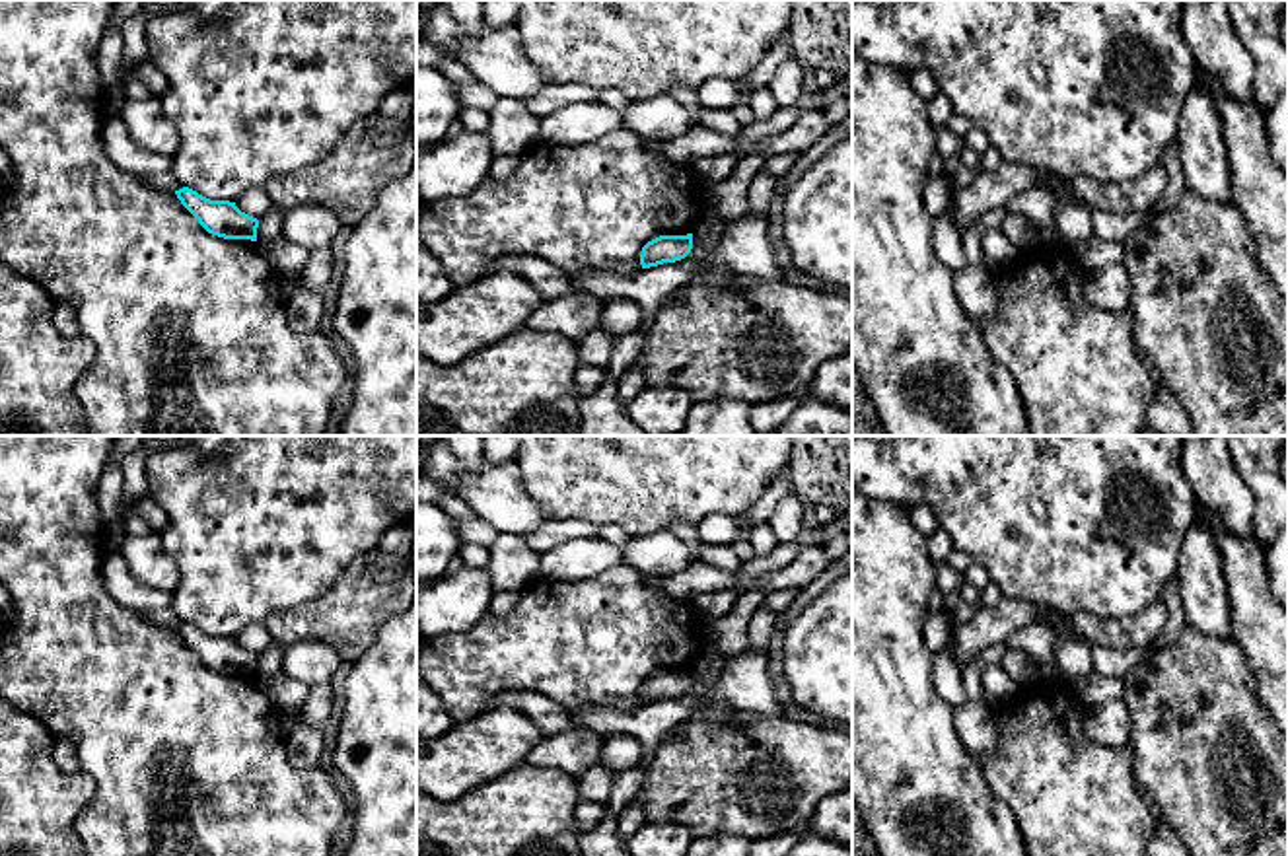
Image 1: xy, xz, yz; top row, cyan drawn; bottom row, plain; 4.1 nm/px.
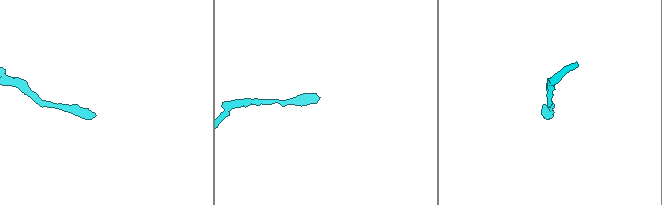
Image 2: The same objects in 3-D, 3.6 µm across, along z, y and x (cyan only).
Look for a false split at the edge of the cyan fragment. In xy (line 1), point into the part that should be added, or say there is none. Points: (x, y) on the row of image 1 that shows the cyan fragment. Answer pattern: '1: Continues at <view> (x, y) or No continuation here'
1: No continuation here

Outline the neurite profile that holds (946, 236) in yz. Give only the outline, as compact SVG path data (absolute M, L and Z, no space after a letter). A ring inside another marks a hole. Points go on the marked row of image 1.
M948 214L934 218L932 243L938 259L951 270L953 276L967 267L961 230Z

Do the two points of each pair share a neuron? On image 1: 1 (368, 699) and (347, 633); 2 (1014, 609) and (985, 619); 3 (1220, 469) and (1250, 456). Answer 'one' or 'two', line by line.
1: two
2: one
3: two

